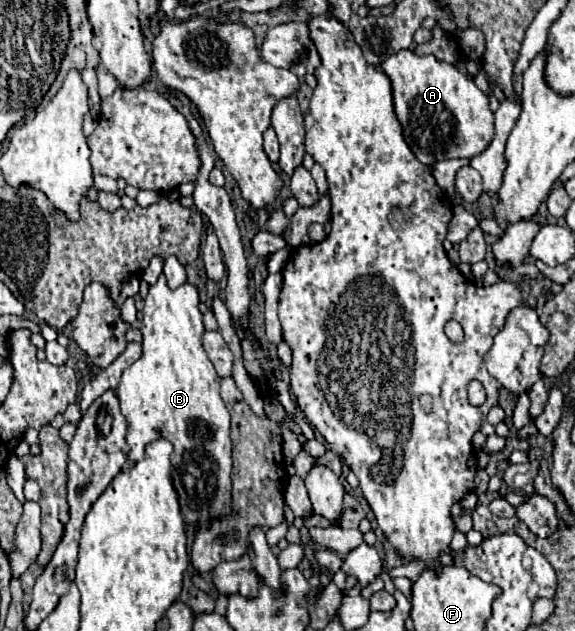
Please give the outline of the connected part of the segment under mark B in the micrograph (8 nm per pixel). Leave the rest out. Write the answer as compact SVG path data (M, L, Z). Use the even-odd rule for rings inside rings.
M160 276L144 302L142 310L142 358L138 358L130 368L124 370L122 380L116 388L116 396L120 400L122 416L126 418L126 442L128 442L128 466L134 466L142 460L144 446L166 438L174 446L172 454L172 484L178 494L180 514L186 526L196 526L196 532L210 526L210 520L222 520L234 516L236 508L232 504L232 484L230 484L230 414L220 398L220 376L214 372L212 362L208 360L200 336L204 332L202 312L198 310L198 292L192 284L178 286L170 290L166 278Z

